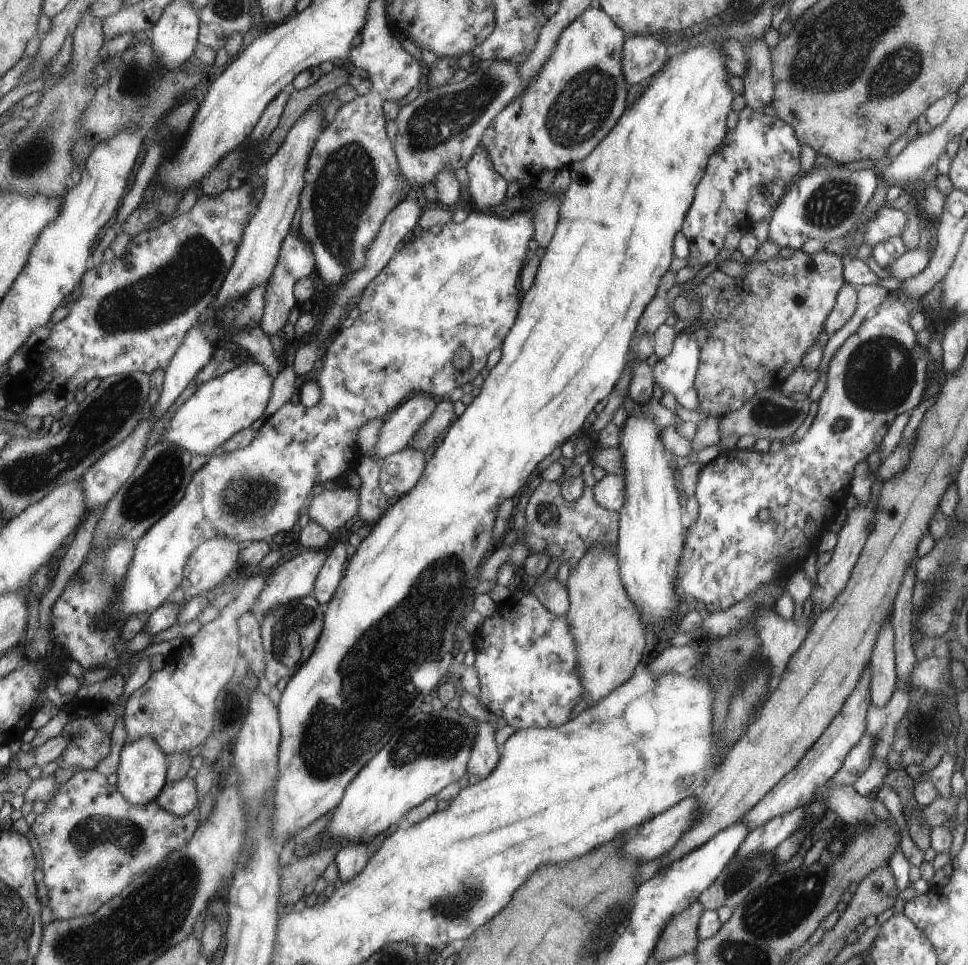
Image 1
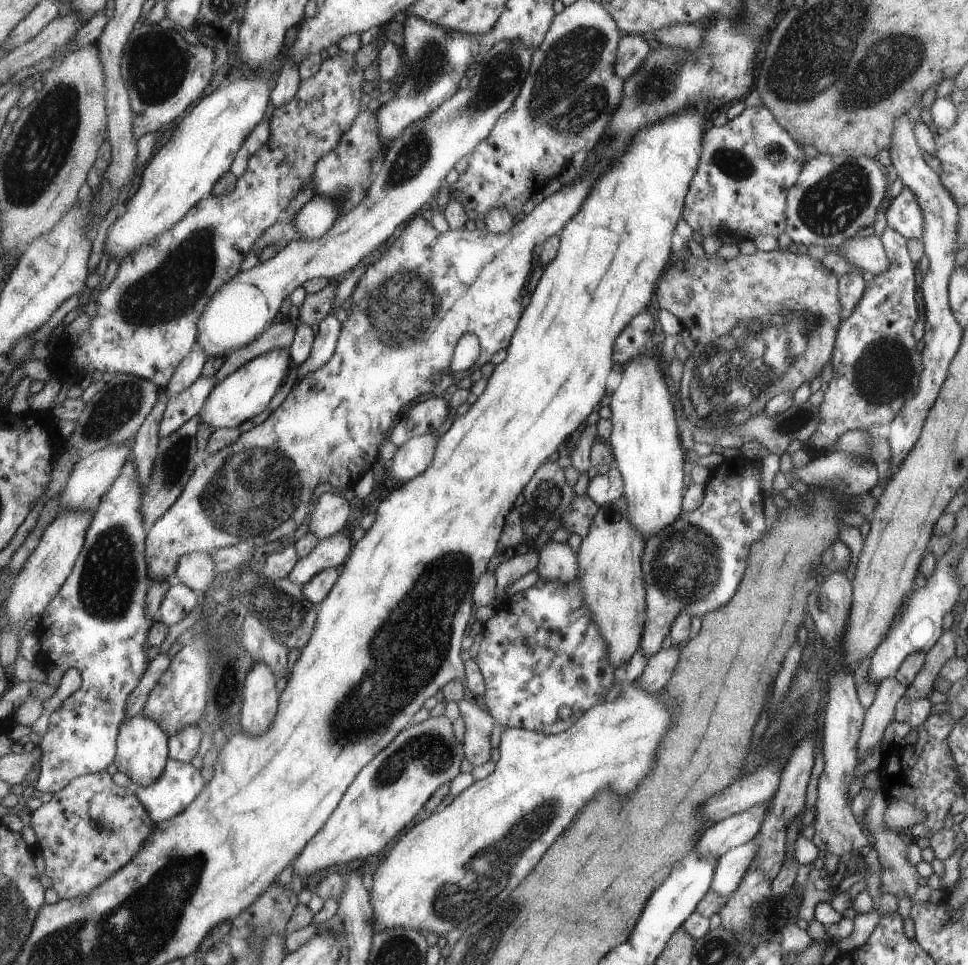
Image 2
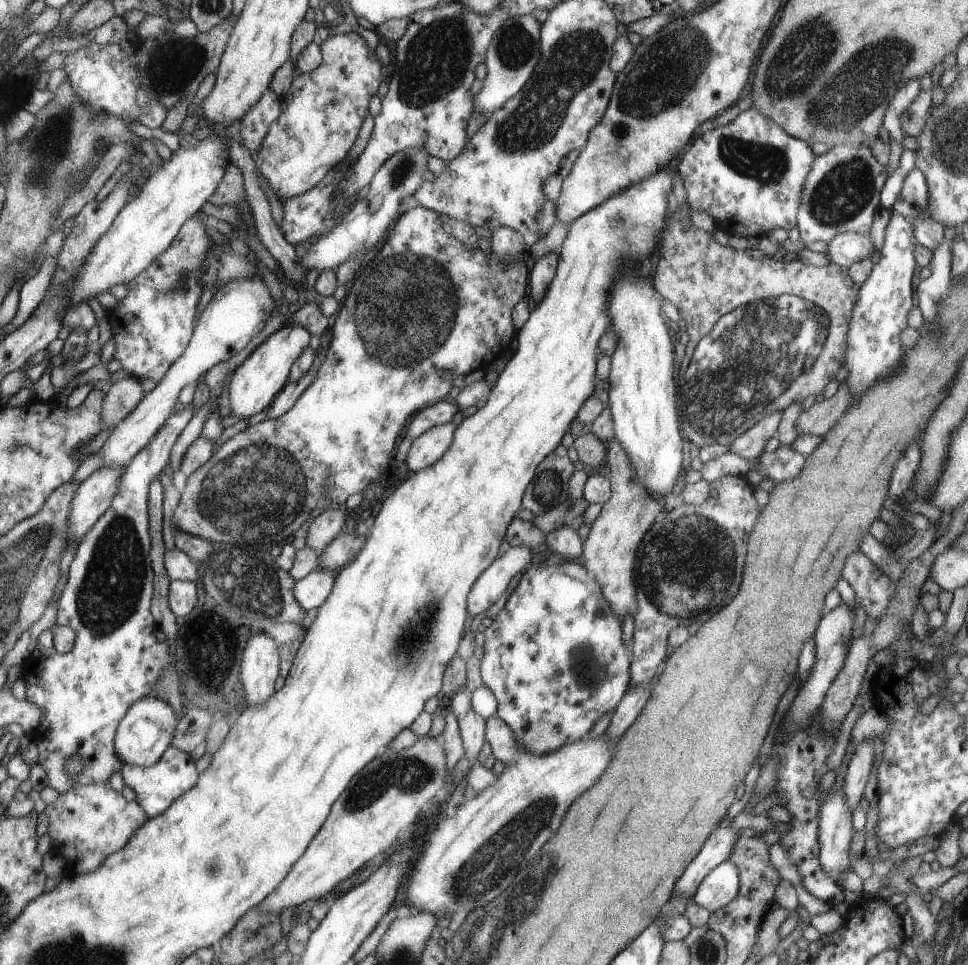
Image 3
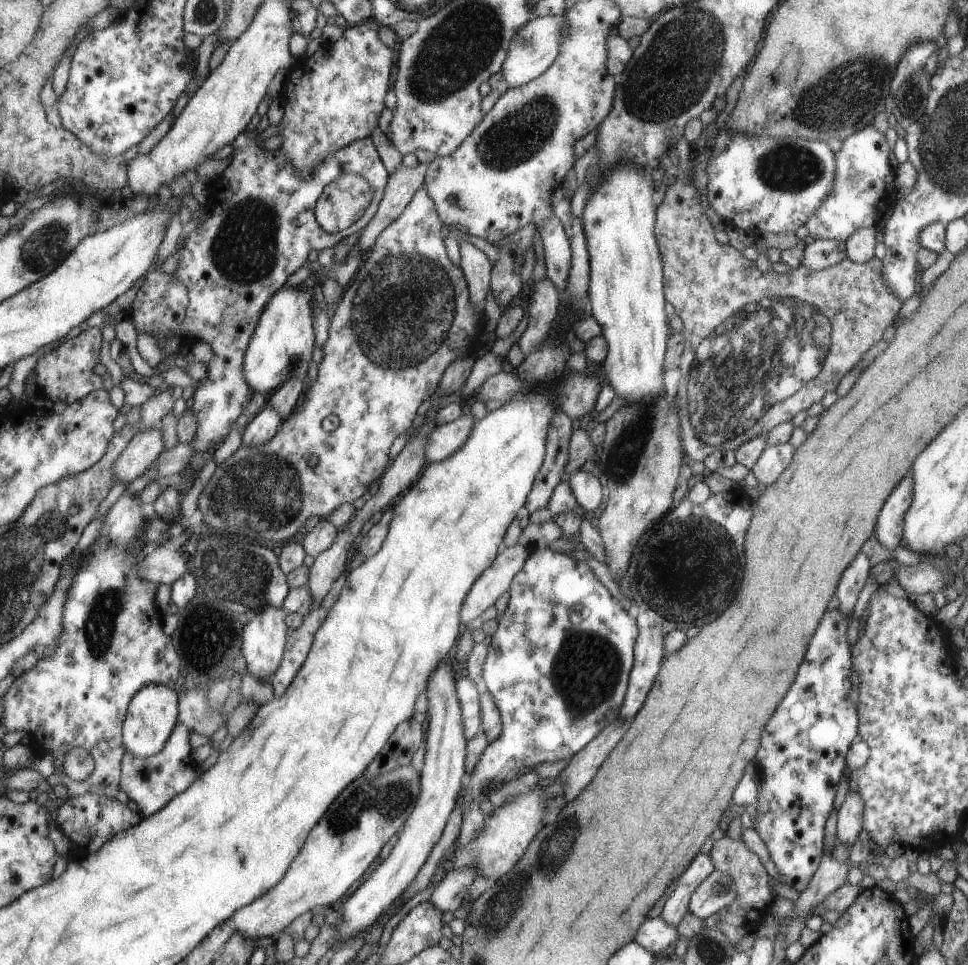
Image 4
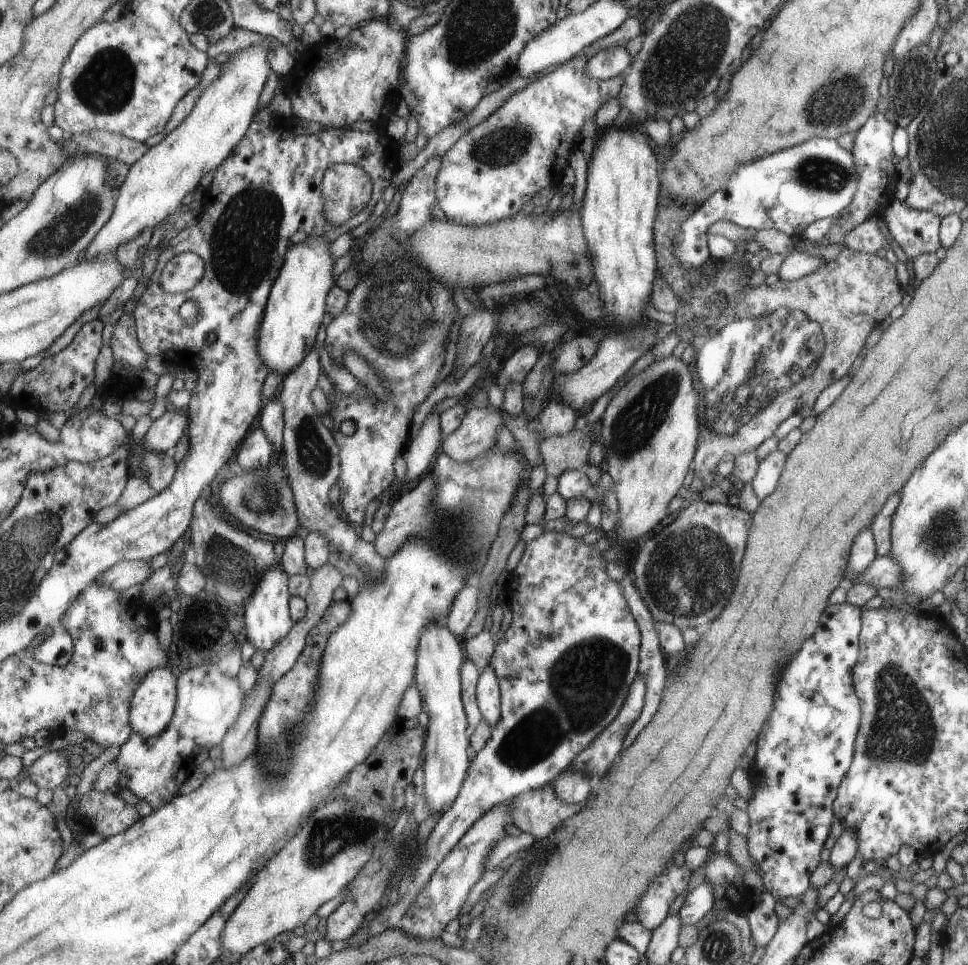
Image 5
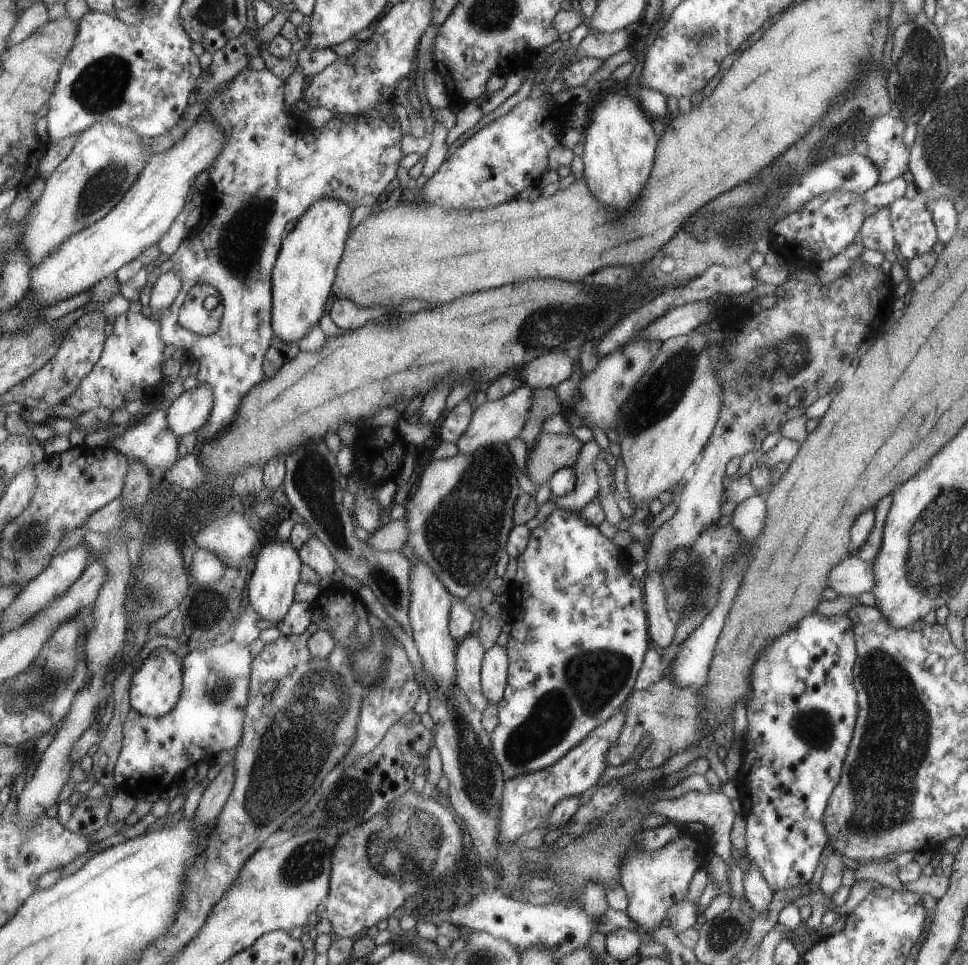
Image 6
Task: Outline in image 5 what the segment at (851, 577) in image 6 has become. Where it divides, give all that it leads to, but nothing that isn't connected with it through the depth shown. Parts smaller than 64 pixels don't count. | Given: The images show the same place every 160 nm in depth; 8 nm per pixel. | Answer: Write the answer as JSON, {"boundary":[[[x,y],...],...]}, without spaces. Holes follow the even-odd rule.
{"boundary":[[[888,556],[875,557],[868,562],[865,570],[852,578],[850,584],[864,583],[877,590],[878,588],[898,585],[901,577],[901,567],[897,561],[891,560]]]}

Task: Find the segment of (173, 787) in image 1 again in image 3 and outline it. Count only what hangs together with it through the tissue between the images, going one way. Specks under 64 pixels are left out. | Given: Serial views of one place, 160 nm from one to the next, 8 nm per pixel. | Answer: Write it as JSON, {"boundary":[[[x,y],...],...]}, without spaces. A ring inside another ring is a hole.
{"boundary":[[[171,745],[156,765],[144,767],[139,765],[124,765],[122,778],[137,796],[138,803],[146,810],[148,817],[163,814],[172,804],[188,790],[198,784],[200,773],[197,772],[195,761],[189,753]]]}

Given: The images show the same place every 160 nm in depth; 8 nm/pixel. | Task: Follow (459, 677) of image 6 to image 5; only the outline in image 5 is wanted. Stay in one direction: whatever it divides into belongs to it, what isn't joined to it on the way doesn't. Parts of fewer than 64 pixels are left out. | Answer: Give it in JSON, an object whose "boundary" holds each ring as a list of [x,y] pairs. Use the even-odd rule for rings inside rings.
{"boundary":[[[466,660],[463,662],[461,666],[461,697],[470,729],[477,726],[478,722],[483,719],[477,703],[479,676],[481,676],[481,670],[473,661]]]}

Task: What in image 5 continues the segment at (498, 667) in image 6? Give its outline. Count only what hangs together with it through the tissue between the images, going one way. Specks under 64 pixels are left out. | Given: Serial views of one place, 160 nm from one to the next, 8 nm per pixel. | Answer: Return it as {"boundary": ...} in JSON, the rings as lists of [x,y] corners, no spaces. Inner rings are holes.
{"boundary":[[[485,665],[478,677],[477,684],[478,709],[487,724],[493,725],[498,721],[501,712],[501,691],[492,666]]]}

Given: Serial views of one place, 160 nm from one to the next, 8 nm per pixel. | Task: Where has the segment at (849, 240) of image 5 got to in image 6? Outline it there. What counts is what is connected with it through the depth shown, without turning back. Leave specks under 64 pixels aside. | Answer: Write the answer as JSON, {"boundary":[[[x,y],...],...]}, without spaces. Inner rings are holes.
{"boundary":[[[880,207],[875,213],[864,218],[858,230],[864,250],[877,250],[882,255],[892,250],[896,242],[890,223],[887,207]]]}

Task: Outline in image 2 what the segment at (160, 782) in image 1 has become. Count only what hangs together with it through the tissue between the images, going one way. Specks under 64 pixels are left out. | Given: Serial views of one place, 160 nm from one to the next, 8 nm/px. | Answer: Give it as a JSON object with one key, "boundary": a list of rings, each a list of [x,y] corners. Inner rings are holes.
{"boundary":[[[143,713],[135,715],[120,726],[116,763],[134,786],[146,787],[157,782],[170,759],[170,735],[154,718]]]}

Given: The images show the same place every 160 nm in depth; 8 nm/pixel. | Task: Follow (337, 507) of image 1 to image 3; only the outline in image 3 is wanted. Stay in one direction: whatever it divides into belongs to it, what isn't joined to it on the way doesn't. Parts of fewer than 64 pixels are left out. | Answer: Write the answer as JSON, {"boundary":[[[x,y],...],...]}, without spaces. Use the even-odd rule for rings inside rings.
{"boundary":[[[331,506],[314,519],[308,528],[306,542],[320,555],[339,535],[349,511]]]}

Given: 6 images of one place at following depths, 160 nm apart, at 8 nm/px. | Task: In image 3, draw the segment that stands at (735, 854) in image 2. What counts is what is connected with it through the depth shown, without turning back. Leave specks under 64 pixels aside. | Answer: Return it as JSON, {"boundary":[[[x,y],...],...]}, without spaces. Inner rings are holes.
{"boundary":[[[725,859],[701,879],[692,894],[691,902],[712,913],[733,900],[738,891],[738,884],[738,868]]]}

